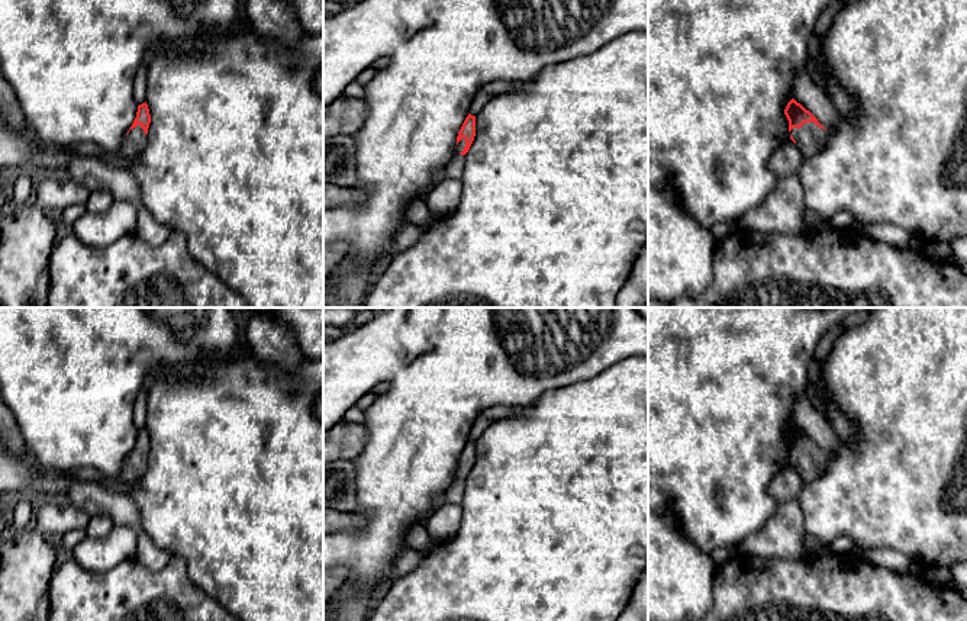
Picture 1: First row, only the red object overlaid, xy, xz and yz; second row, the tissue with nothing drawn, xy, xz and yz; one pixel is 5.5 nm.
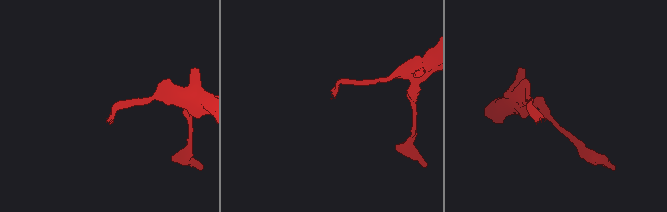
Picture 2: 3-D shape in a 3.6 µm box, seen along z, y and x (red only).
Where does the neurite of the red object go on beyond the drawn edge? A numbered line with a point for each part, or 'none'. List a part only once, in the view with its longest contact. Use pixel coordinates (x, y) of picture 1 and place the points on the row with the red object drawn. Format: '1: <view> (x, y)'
1: yz (809, 138)

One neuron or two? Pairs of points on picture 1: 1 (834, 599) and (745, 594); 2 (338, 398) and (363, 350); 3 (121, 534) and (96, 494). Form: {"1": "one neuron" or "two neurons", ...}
{"1": "one neuron", "2": "one neuron", "3": "two neurons"}

